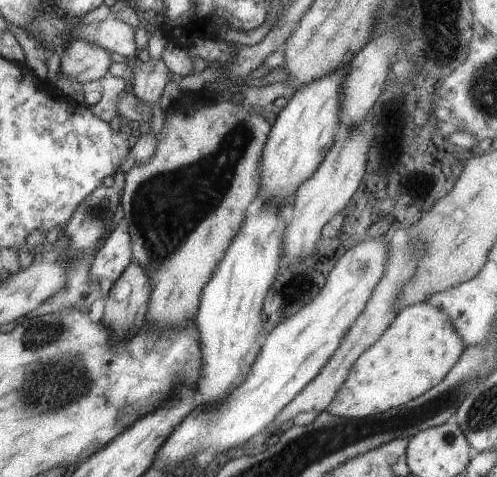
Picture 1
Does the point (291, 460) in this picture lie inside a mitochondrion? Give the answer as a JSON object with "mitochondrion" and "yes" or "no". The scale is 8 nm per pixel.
{"mitochondrion":"yes"}

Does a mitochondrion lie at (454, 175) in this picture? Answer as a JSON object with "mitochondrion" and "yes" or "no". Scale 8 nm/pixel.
{"mitochondrion":"no"}

